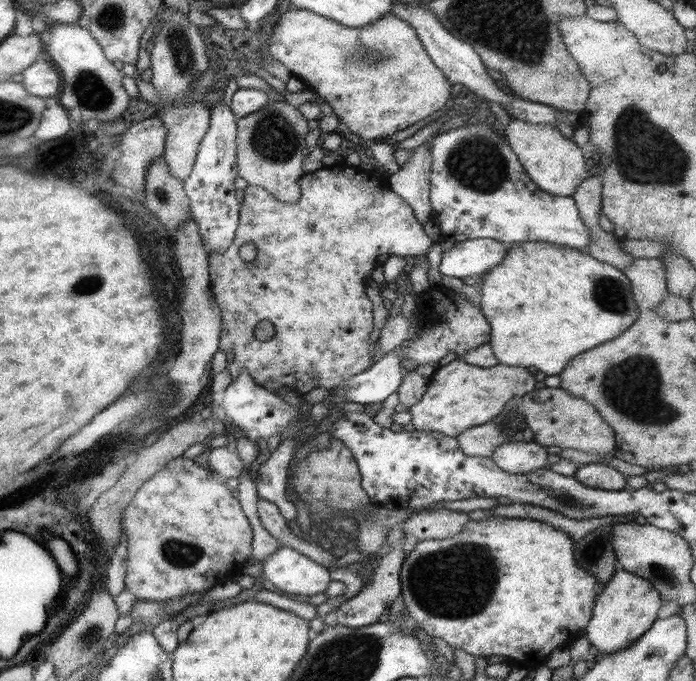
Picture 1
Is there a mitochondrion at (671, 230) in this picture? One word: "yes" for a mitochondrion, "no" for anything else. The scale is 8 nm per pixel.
no

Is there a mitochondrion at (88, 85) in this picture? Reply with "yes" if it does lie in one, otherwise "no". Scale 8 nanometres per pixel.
yes

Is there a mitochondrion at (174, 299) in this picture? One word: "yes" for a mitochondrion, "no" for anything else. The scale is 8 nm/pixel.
no

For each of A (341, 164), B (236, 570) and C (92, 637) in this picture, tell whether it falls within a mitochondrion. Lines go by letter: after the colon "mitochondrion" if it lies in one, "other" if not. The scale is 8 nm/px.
A: other
B: other
C: mitochondrion

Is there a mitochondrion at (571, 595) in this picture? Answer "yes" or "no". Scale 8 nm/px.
no

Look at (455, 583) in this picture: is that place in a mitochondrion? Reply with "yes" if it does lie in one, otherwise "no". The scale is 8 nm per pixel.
yes

